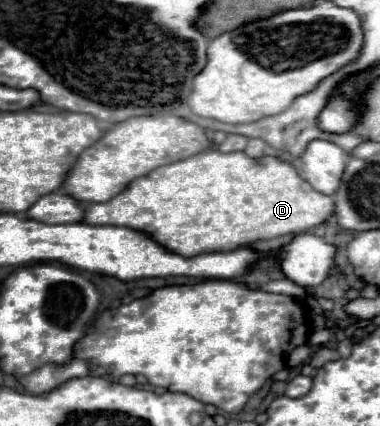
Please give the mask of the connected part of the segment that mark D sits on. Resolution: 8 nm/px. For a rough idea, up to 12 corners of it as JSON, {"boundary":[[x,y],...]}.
{"boundary":[[208,149],[84,223],[192,257],[334,213],[288,161]]}

